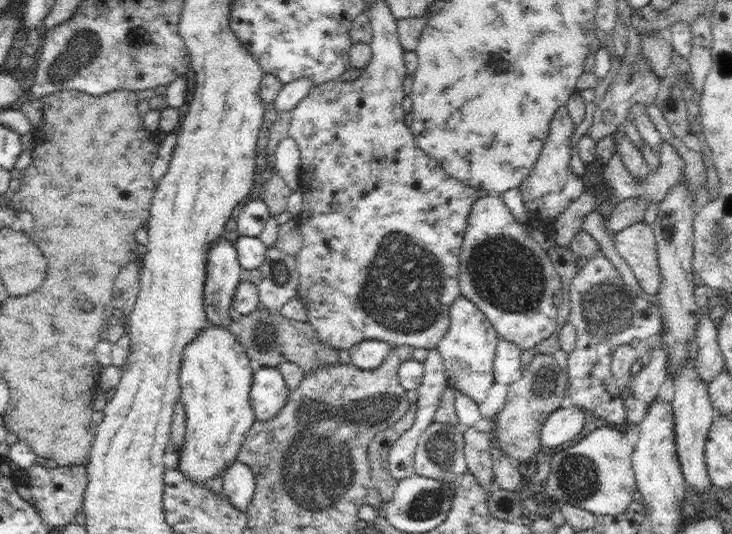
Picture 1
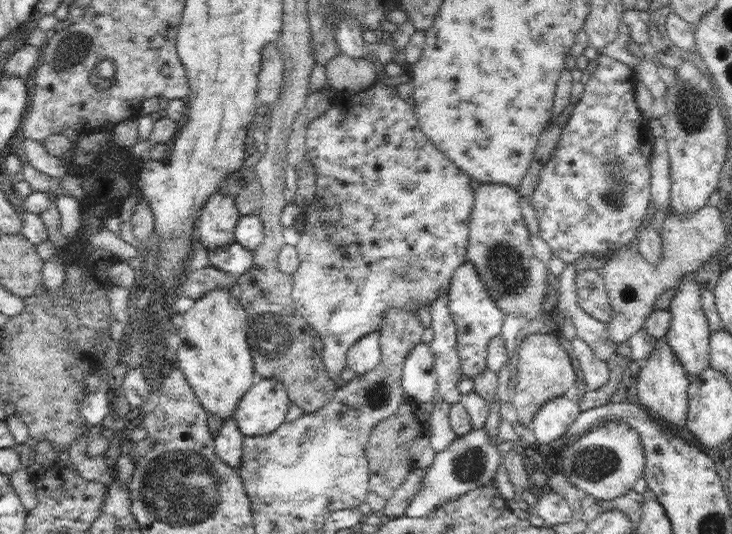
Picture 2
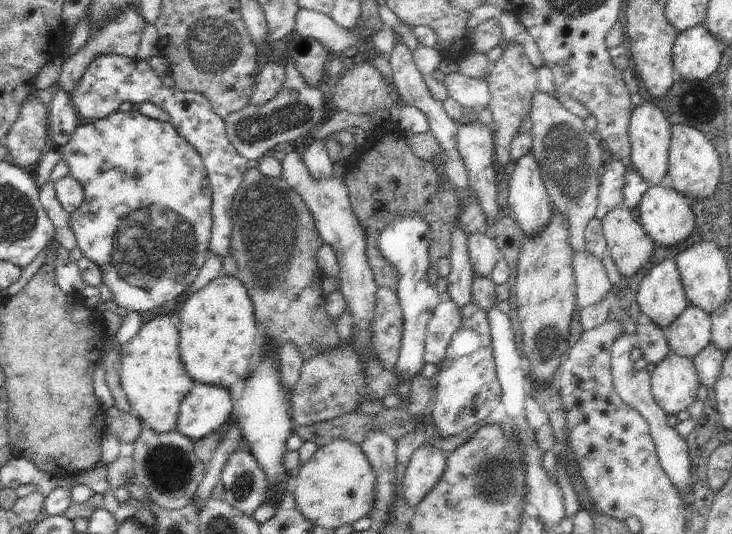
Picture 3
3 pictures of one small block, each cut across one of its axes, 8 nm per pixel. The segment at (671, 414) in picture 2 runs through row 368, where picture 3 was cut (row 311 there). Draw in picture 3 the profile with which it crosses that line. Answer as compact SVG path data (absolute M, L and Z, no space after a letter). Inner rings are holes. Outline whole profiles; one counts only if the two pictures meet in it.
M663 260L653 266L639 284L635 300L641 314L647 316L657 328L669 328L689 306L675 260Z

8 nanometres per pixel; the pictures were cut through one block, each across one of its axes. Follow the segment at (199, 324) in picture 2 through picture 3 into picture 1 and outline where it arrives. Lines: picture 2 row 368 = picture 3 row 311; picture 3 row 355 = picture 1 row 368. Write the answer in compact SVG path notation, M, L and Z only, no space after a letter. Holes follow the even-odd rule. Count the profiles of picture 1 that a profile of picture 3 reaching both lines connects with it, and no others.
M207 322L207 326L183 348L179 372L179 400L185 406L187 418L185 446L179 454L181 472L191 480L209 482L211 476L235 462L245 432L255 424L255 414L249 406L255 370L237 336L227 326Z

